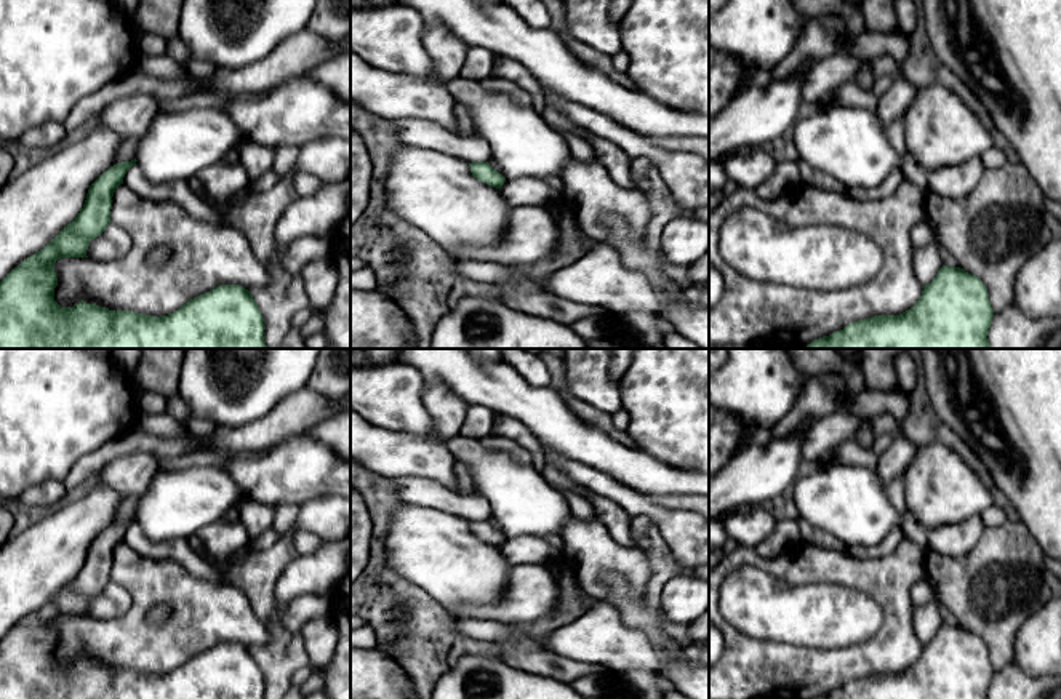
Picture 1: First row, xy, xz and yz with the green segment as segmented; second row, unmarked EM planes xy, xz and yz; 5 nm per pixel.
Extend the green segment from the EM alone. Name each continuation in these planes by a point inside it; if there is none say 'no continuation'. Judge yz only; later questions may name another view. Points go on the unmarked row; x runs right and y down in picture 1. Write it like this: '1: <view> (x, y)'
no continuation

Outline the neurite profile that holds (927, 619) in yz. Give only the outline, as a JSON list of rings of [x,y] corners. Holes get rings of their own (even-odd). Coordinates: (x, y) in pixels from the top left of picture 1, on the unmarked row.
[[[935,600],[922,606],[914,606],[912,625],[923,645],[933,640],[943,624],[944,621]]]

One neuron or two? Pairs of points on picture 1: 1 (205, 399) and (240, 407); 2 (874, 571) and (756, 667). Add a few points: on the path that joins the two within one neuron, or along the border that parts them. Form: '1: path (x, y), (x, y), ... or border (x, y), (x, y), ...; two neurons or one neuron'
1: path (213, 399), (224, 399), (232, 403); one neuron
2: path (892, 619), (892, 631), (863, 659), (804, 667); one neuron

